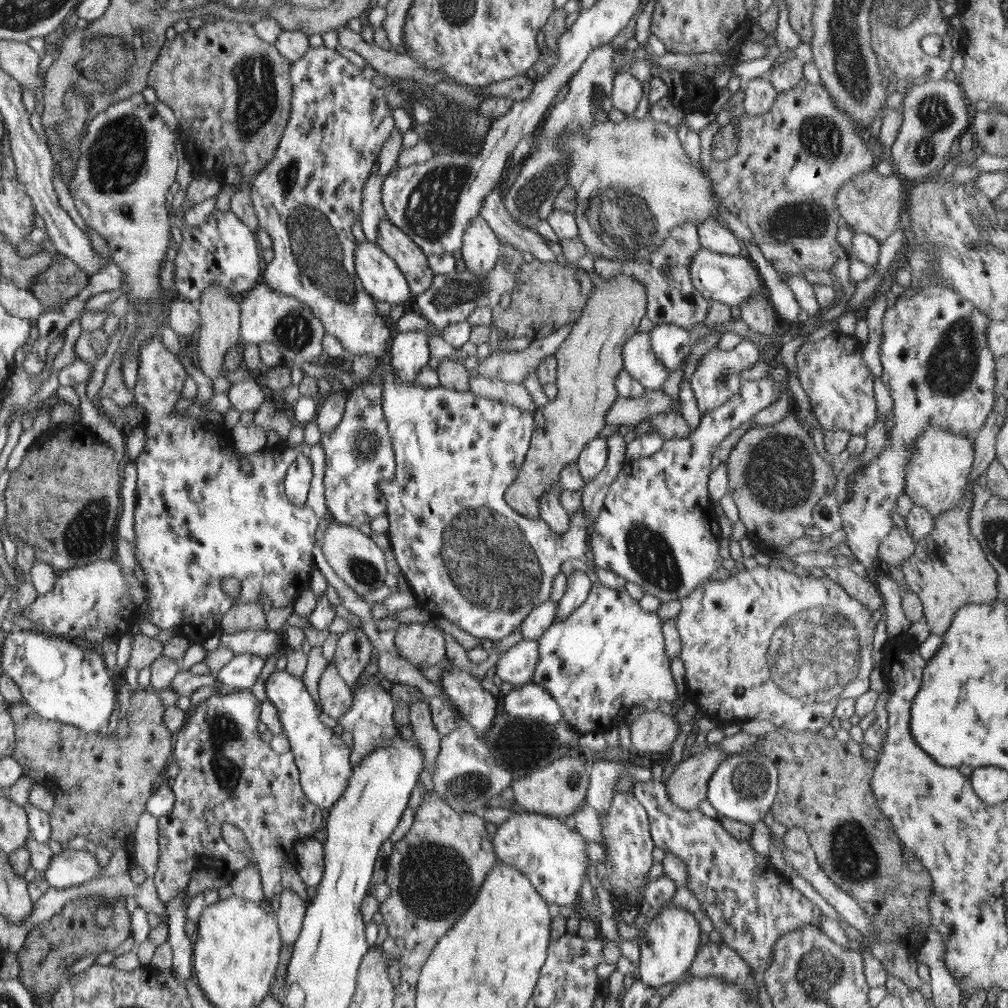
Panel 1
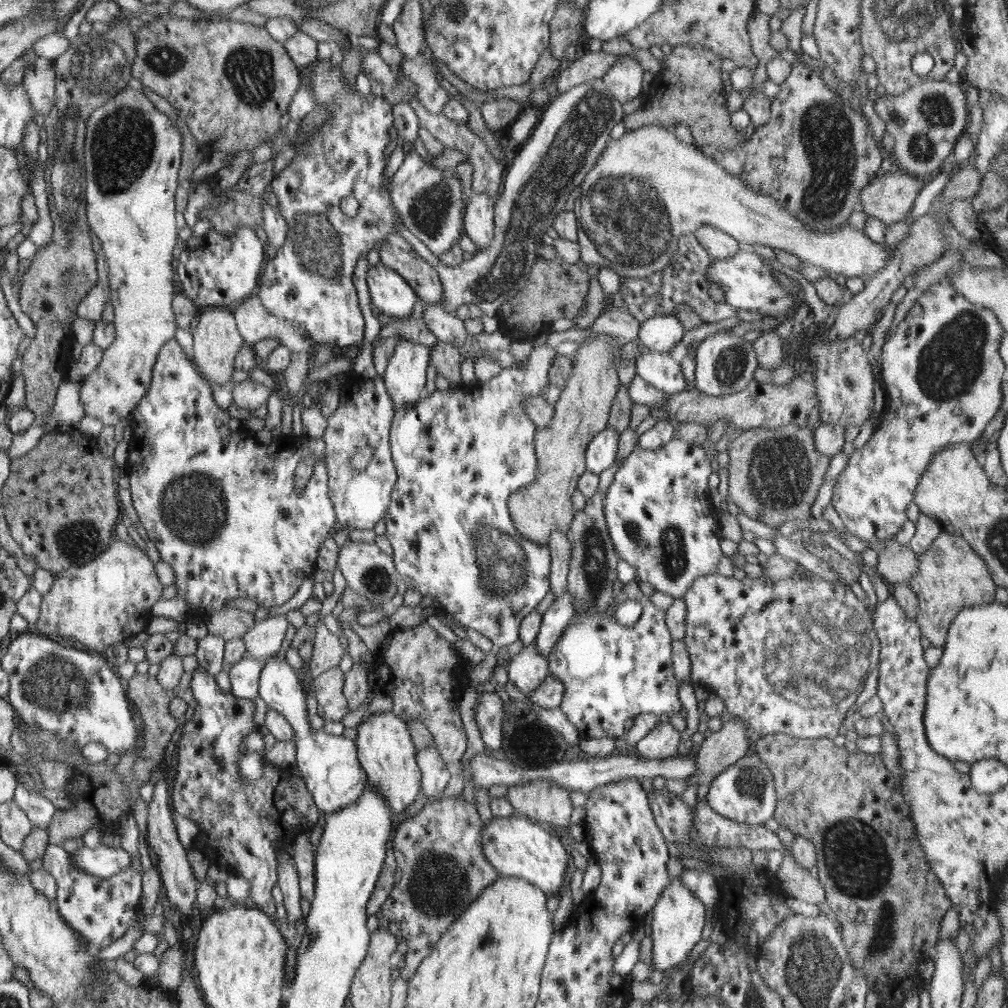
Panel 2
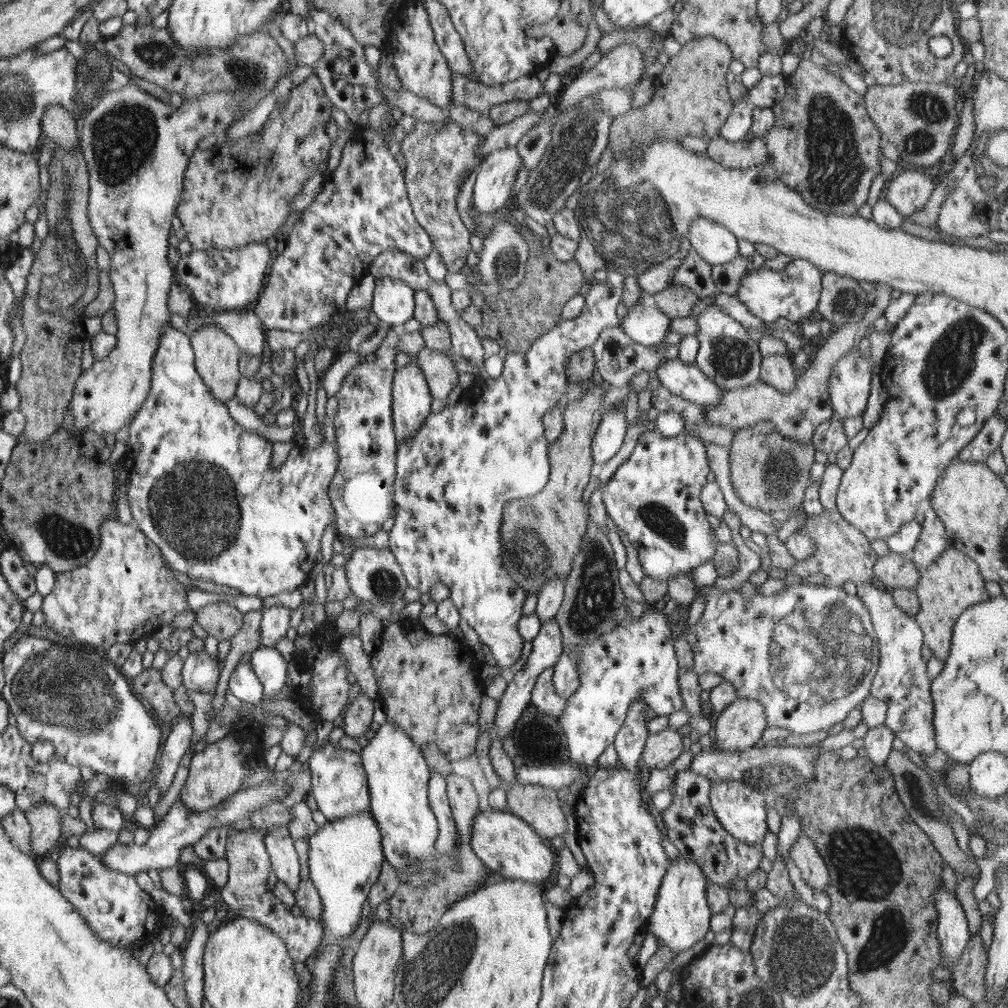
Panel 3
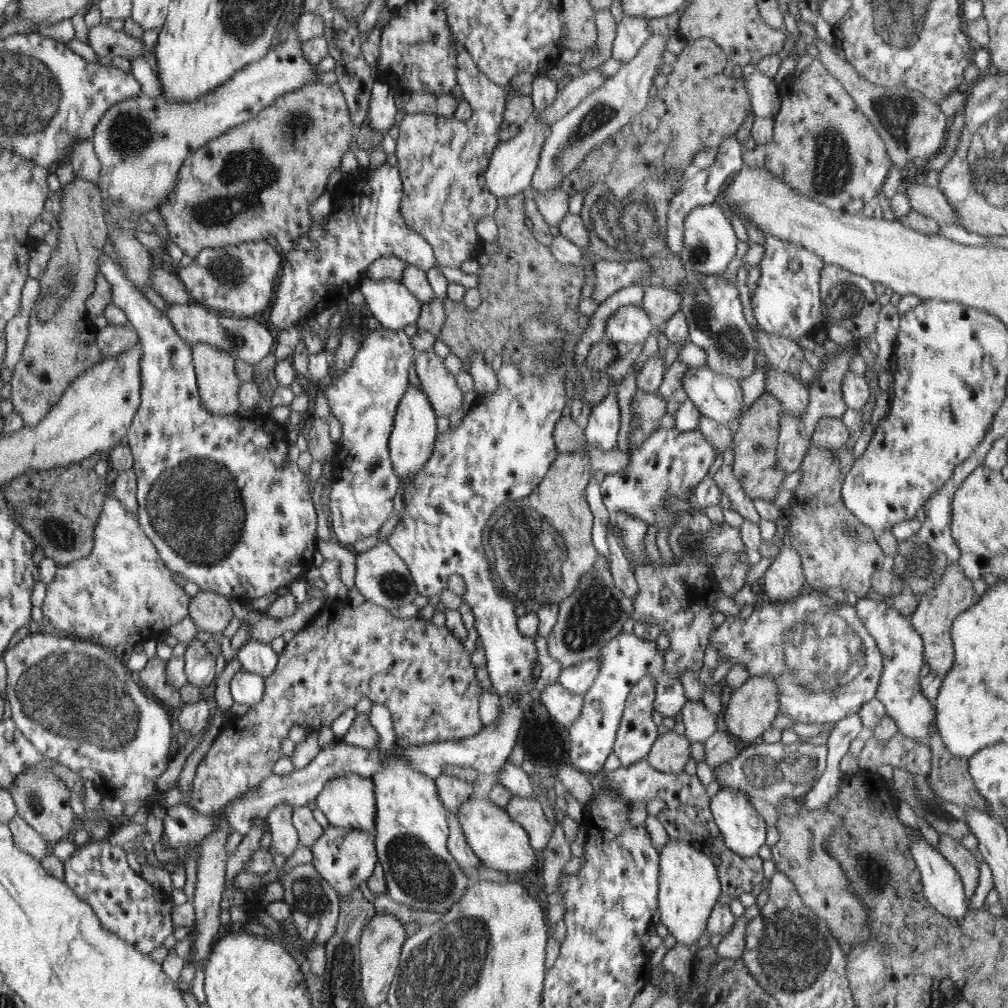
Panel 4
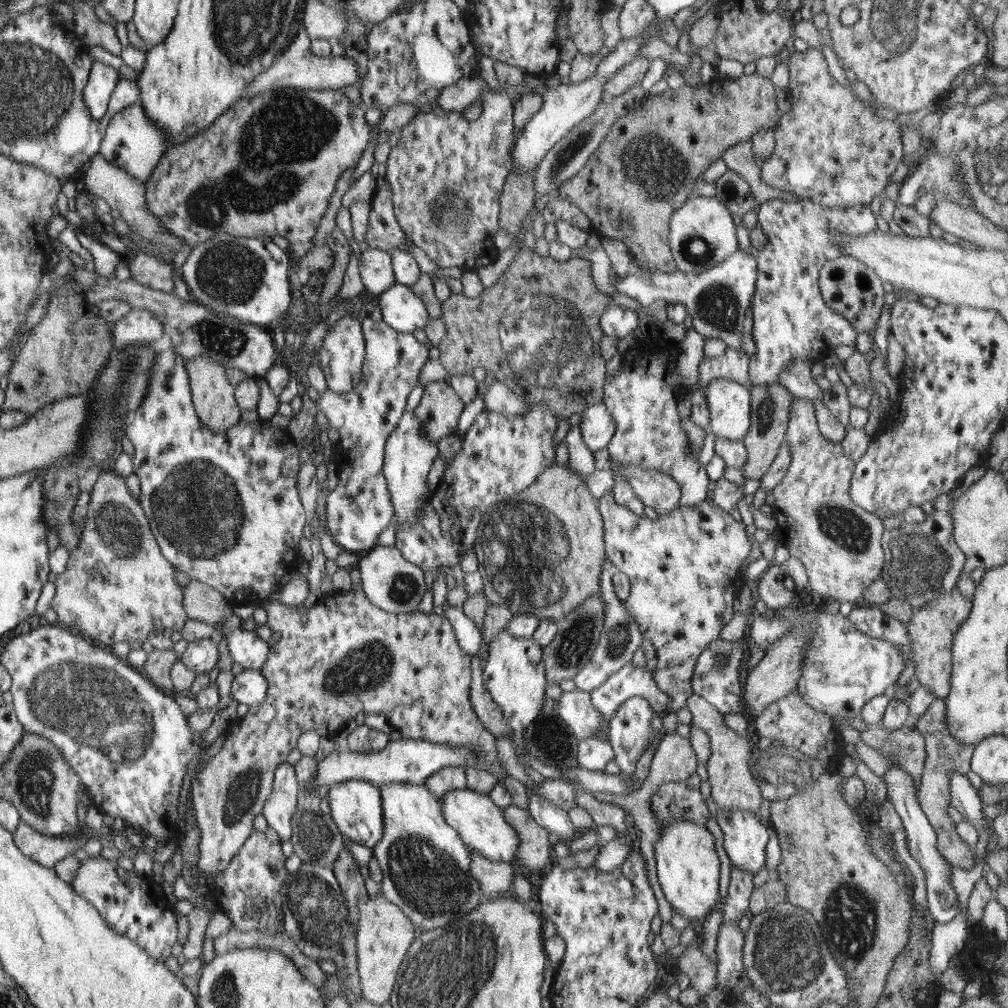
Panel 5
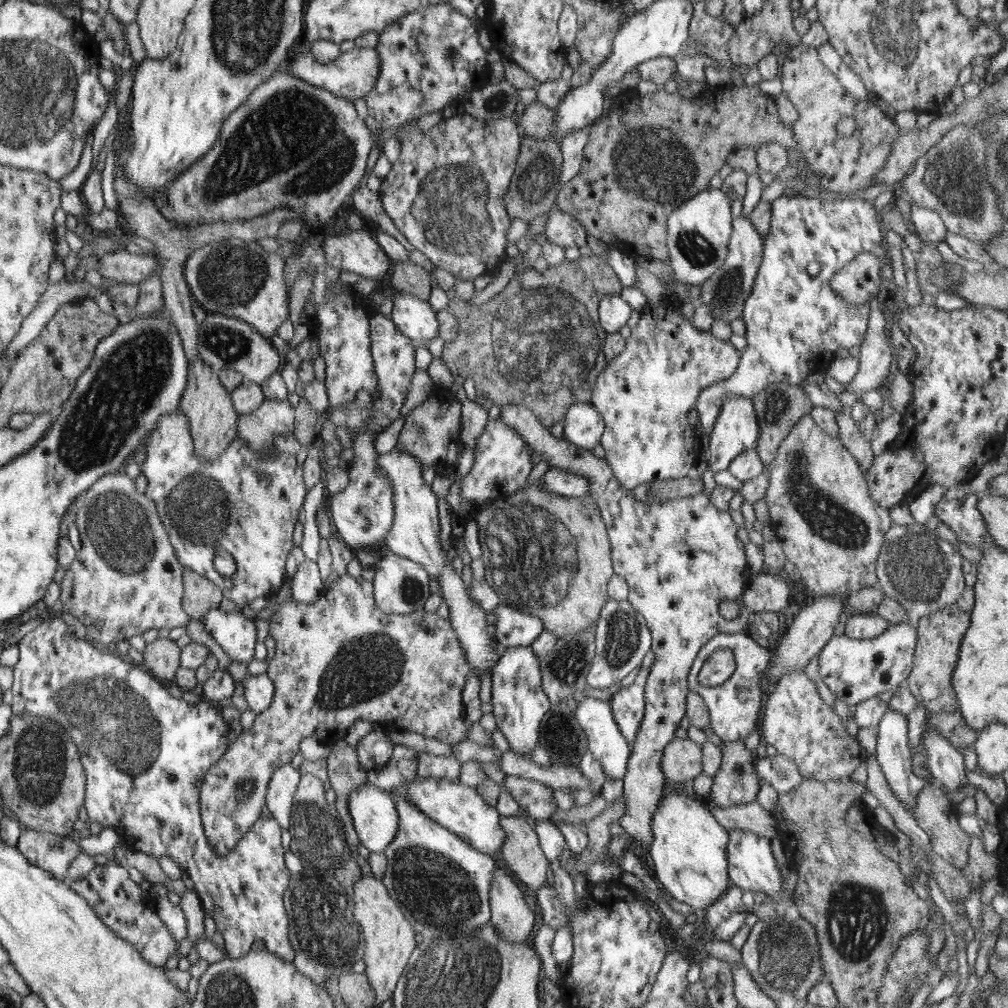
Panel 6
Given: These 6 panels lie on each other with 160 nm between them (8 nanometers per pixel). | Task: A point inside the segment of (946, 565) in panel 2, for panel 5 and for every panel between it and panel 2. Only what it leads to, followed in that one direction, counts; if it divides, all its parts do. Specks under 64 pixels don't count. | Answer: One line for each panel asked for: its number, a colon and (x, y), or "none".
3: (948, 587)
4: (933, 617)
5: (931, 629)

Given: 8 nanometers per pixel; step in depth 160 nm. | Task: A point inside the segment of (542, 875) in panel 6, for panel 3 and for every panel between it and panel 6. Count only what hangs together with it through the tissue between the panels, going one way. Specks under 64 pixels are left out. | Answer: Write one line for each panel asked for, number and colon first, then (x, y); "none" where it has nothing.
3: (538, 805)
4: (528, 813)
5: (535, 842)

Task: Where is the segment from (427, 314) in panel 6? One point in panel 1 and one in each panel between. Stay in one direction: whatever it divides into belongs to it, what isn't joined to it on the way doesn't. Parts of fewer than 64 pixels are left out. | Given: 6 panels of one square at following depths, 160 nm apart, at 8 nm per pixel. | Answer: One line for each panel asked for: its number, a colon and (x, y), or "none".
1: (379, 273)
2: (389, 292)
3: (393, 301)
4: (391, 303)
5: (401, 309)

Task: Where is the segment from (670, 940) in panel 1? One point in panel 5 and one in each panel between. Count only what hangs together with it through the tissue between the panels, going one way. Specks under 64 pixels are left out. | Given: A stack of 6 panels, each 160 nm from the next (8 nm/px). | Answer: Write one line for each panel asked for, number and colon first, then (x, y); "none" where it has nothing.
2: (679, 916)
3: (681, 917)
4: (689, 887)
5: (688, 867)

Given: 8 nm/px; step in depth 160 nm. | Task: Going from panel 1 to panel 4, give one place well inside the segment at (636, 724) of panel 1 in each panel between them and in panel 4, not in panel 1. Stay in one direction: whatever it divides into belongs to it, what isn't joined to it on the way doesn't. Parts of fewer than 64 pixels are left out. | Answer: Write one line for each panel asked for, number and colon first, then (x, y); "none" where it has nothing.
2: (662, 742)
3: (661, 749)
4: (670, 753)

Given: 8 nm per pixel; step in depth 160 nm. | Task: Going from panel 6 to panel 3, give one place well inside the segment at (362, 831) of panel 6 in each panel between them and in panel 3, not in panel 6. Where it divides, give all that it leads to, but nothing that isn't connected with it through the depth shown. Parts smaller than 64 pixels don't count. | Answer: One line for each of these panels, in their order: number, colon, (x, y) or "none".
3: (340, 785)
4: (349, 801)
5: (357, 806)

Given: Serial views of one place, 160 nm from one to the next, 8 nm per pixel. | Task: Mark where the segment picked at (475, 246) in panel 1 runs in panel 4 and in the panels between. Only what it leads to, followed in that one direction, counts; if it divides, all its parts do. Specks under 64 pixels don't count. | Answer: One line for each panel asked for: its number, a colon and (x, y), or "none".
2: (478, 221)
3: (495, 177)
4: (512, 164)

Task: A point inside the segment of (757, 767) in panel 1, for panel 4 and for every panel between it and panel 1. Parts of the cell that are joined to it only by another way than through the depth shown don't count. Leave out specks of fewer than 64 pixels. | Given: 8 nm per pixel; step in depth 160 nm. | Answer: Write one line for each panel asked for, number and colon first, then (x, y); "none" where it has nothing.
2: (745, 792)
3: (739, 806)
4: (743, 829)

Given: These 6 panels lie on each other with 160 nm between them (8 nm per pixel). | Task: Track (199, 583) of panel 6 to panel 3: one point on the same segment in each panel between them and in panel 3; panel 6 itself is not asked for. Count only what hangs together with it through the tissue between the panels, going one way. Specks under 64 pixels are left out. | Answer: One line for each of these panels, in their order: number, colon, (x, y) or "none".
3: (220, 619)
4: (211, 612)
5: (203, 603)

